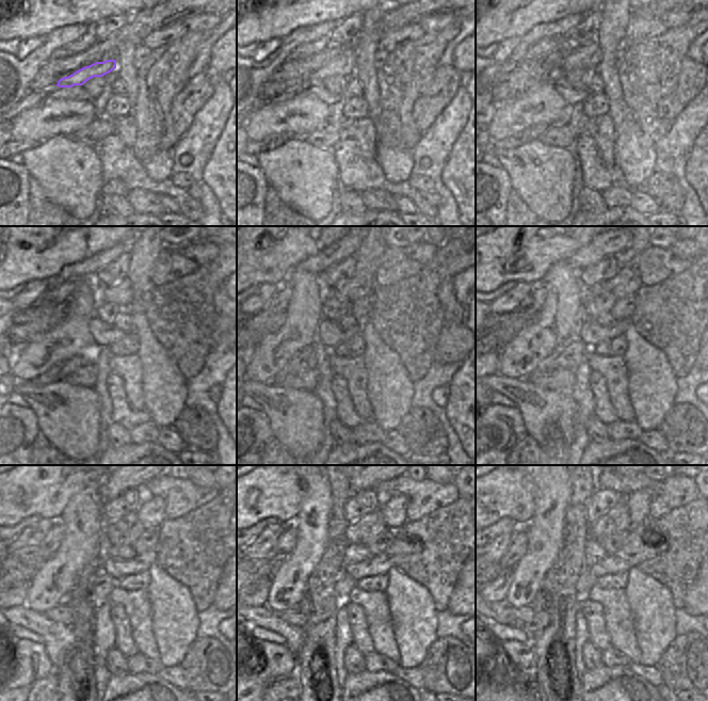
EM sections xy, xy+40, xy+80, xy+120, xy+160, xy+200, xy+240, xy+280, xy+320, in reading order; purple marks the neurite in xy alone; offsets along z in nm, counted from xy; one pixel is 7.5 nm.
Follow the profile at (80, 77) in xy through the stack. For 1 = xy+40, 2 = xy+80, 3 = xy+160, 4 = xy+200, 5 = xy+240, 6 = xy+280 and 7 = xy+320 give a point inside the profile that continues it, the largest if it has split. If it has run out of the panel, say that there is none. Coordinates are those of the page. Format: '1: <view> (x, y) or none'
1: xy+40 (343, 64)
2: xy+80 (589, 56)
3: xy+160 (357, 288)
4: xy+200 (626, 282)
5: xy+240 (151, 512)
6: xy+280 (392, 508)
7: xy+320 (639, 502)

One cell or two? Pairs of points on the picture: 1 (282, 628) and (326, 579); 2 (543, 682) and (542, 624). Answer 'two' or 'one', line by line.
1: two
2: one

